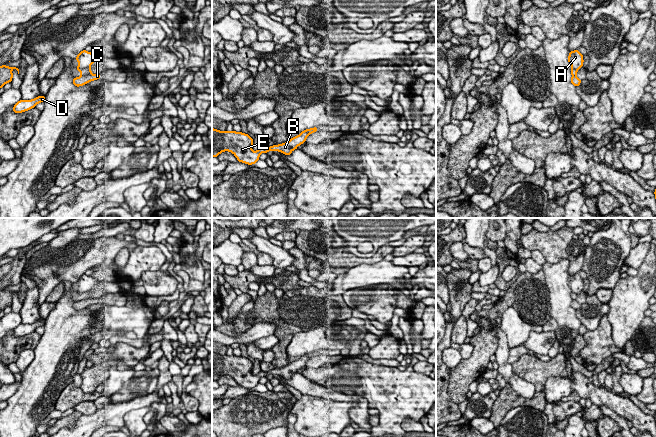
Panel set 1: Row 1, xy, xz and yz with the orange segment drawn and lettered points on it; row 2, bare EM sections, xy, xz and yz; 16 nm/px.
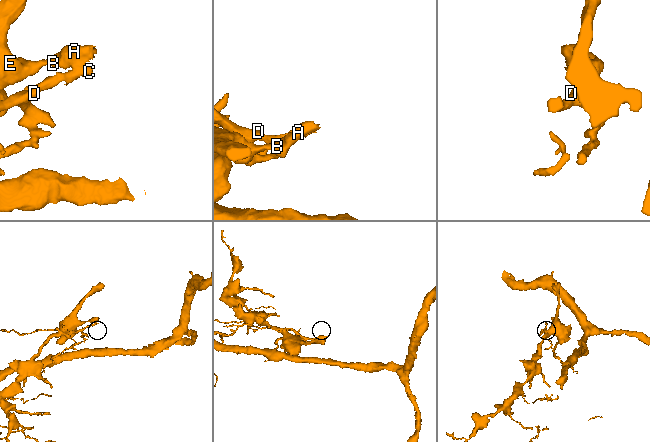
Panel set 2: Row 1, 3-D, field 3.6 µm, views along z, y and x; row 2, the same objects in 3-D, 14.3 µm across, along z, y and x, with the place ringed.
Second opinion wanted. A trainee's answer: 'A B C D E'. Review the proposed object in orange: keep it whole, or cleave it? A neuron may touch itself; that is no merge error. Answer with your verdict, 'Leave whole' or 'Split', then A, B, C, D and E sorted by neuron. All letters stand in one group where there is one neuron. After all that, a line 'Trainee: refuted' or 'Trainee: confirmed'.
Split. Groups: A B E / C D
Trainee: refuted

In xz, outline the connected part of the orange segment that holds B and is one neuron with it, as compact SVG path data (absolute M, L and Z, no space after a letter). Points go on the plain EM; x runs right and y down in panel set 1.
M212 352L212 381L217 381L224 375L229 375L235 379L239 386L252 389L259 384L261 377L267 377L270 374L290 379L293 374L306 365L307 361L308 357L306 356L291 362L286 367L268 372L260 371L257 375L253 375L253 363L248 358L235 355L219 355Z

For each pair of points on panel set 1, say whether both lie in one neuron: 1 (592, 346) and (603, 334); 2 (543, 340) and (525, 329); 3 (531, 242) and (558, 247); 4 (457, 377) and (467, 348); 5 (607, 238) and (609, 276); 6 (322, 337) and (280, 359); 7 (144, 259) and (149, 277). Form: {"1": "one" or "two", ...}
{"1": "one", "2": "two", "3": "one", "4": "two", "5": "one", "6": "two", "7": "two"}

